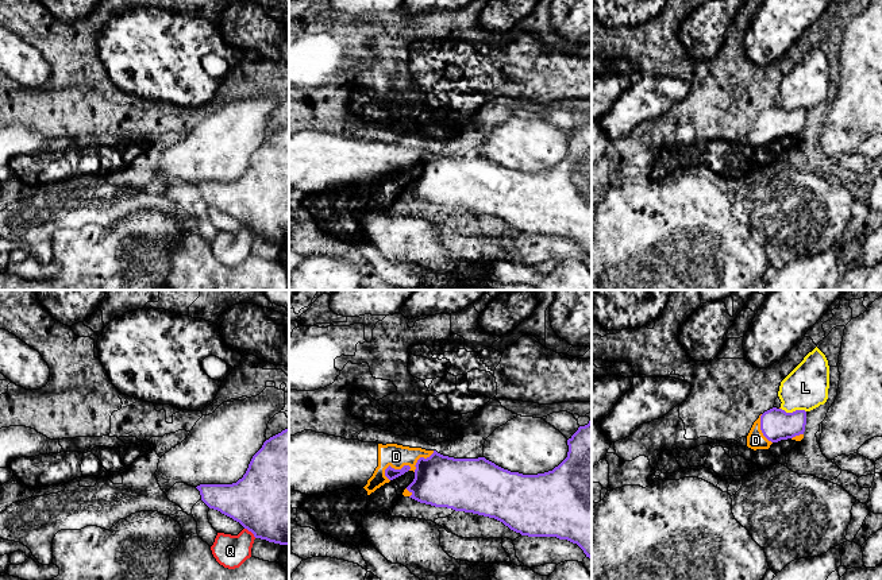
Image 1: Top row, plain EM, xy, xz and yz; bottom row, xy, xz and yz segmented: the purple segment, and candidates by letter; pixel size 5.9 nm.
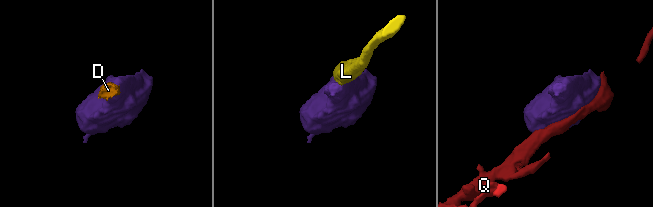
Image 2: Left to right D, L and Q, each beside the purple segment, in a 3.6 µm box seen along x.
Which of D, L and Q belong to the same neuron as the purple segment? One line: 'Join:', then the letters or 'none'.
Join: D

